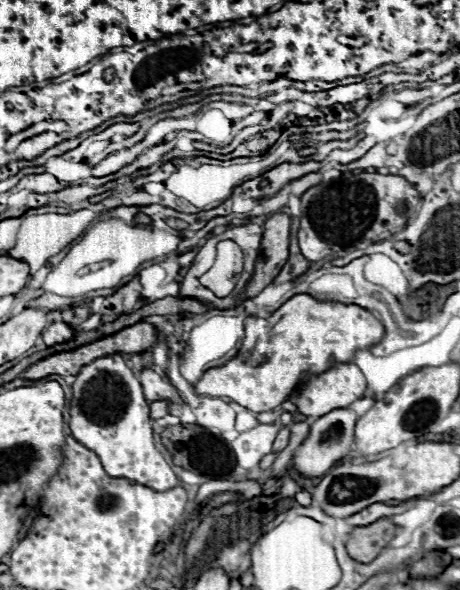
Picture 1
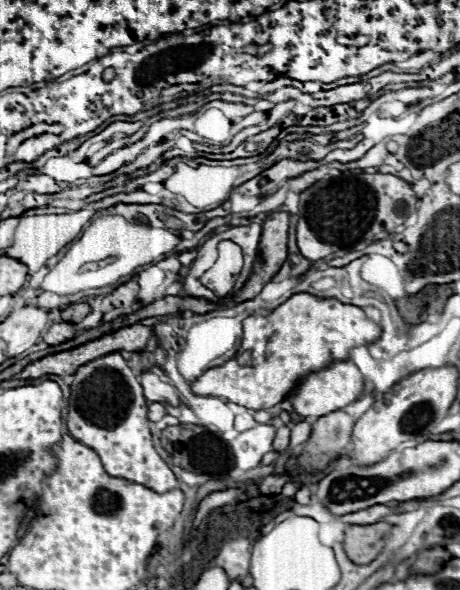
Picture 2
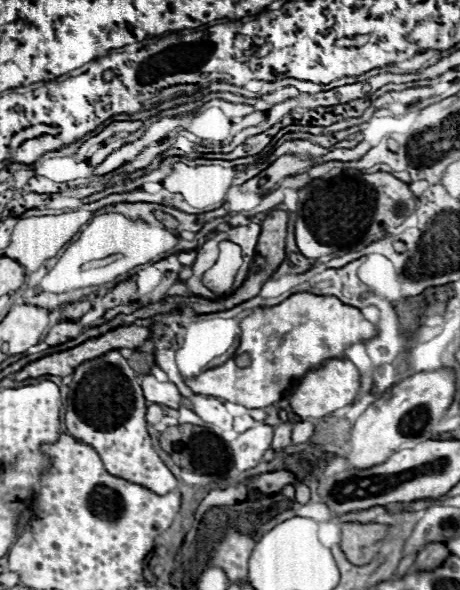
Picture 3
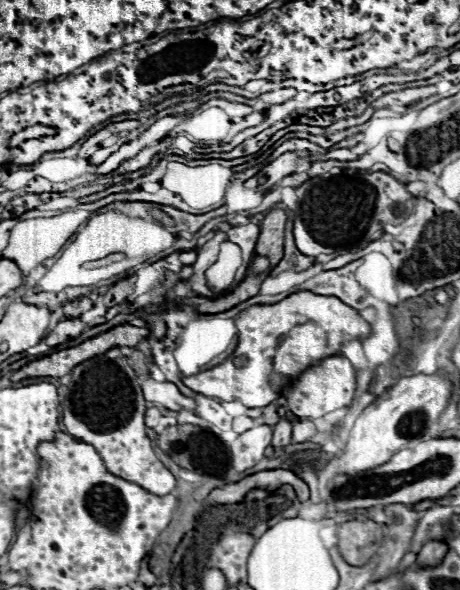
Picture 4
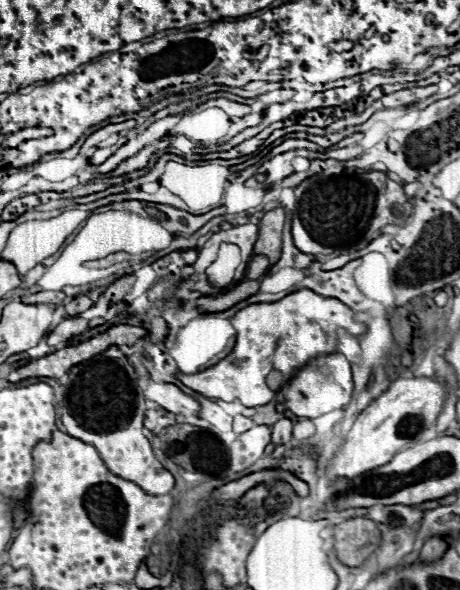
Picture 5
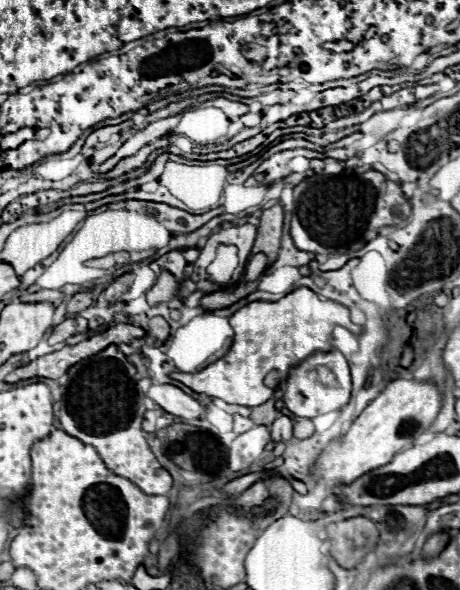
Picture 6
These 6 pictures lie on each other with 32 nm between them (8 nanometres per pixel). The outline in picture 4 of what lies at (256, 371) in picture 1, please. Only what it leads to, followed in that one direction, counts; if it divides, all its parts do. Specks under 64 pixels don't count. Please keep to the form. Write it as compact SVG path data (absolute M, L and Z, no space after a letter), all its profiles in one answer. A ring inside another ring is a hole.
M300 290L276 304L258 304L236 316L238 346L222 364L196 376L180 376L194 392L224 402L242 402L246 408L262 408L278 398L284 384L300 376L310 364L340 354L344 340L358 340L370 334L370 324L338 298ZM280 374L280 384L272 386L270 376Z

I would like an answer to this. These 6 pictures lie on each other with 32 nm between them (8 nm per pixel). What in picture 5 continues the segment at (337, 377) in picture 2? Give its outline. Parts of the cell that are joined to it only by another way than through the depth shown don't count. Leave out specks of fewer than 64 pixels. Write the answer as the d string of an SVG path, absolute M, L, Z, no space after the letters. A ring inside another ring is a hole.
M334 352L332 356L316 356L316 360L308 360L308 364L304 364L304 368L300 368L300 372L296 372L292 380L288 380L284 404L298 418L318 418L332 410L344 408L352 398L352 390L354 390L354 382L352 382L350 362L340 352ZM320 368L326 368L332 378L326 380L320 374Z

